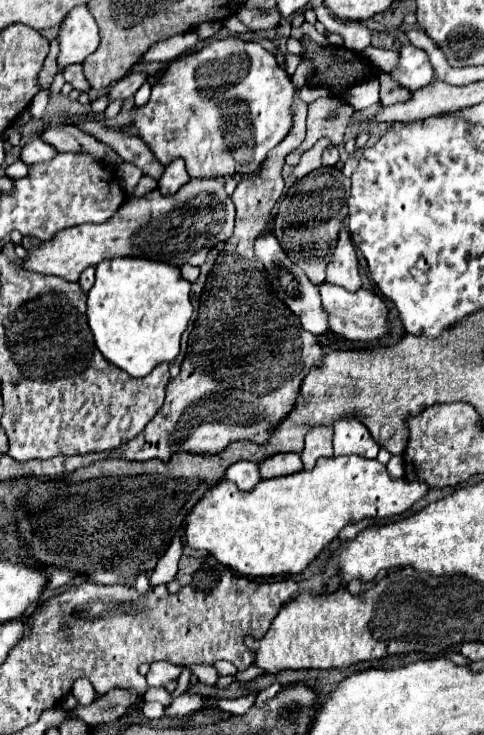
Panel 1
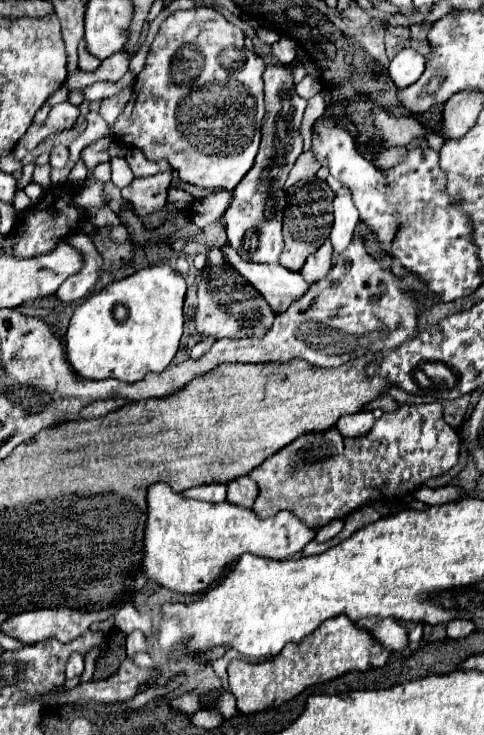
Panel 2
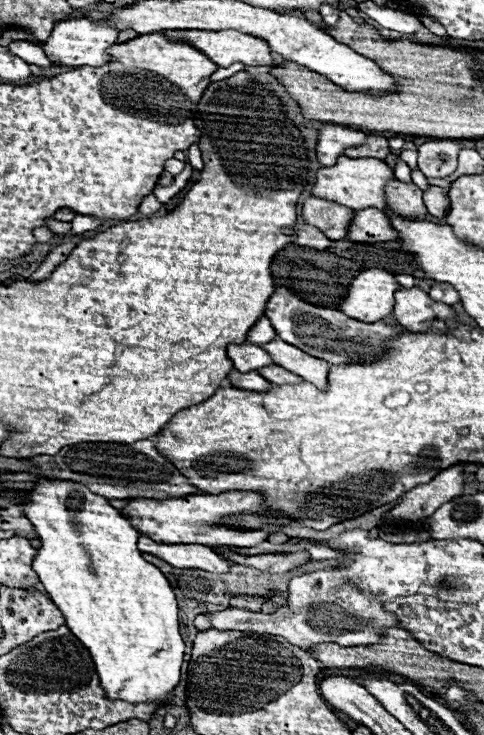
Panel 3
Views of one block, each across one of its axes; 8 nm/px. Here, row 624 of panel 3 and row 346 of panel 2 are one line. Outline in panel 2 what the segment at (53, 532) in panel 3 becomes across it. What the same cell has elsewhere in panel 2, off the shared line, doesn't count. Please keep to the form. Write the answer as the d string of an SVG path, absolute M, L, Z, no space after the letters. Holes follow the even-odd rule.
M170 266L142 268L118 282L108 284L98 294L88 296L72 314L66 330L66 352L72 368L86 380L116 378L122 382L138 382L148 372L162 372L178 352L184 328L184 296L186 280Z

